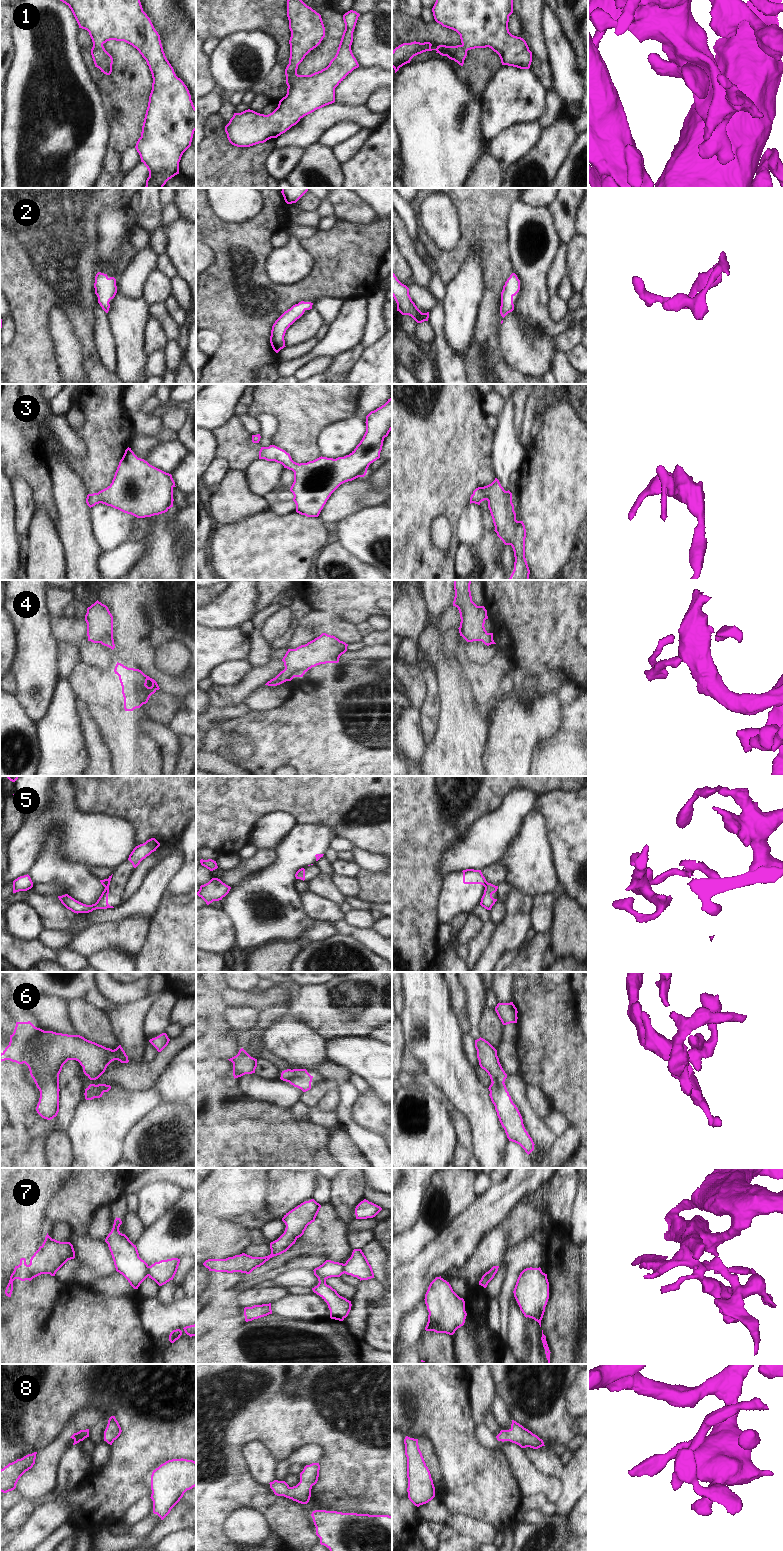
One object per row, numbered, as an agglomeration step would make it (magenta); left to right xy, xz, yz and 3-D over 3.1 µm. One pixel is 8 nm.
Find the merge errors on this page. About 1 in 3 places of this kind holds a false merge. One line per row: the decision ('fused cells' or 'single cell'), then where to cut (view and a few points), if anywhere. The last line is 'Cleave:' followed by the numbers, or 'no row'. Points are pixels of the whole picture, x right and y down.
1: single cell; cut none
2: single cell; cut none
3: single cell; cut none
4: single cell; cut none
5: fused cells; cut xy (109, 883), (105, 887)
6: single cell; cut none
7: fused cells; cut xy (149, 1266), (147, 1275)
8: single cell; cut none
Cleave: 5, 7

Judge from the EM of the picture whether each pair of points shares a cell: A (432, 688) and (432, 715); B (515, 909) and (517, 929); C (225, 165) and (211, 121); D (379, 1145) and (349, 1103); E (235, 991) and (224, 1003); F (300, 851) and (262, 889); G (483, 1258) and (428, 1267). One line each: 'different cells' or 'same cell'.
A: same cell
B: same cell
C: same cell
D: same cell
E: different cells
F: same cell
G: different cells

